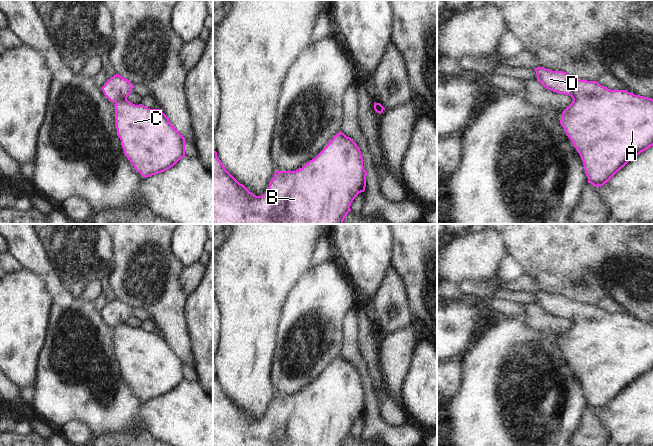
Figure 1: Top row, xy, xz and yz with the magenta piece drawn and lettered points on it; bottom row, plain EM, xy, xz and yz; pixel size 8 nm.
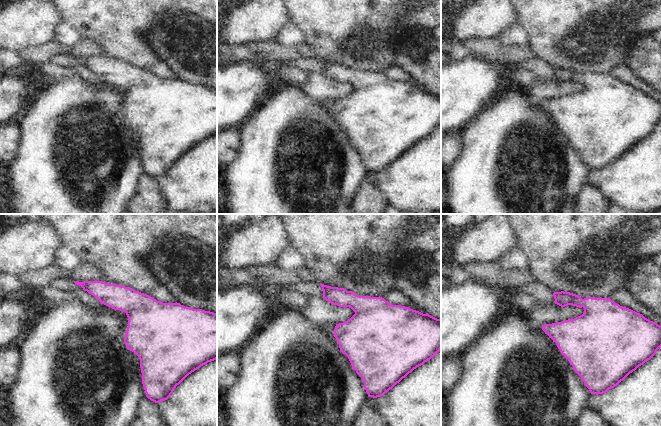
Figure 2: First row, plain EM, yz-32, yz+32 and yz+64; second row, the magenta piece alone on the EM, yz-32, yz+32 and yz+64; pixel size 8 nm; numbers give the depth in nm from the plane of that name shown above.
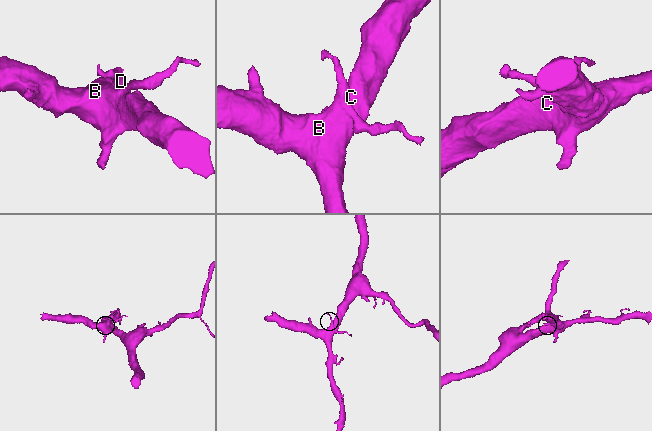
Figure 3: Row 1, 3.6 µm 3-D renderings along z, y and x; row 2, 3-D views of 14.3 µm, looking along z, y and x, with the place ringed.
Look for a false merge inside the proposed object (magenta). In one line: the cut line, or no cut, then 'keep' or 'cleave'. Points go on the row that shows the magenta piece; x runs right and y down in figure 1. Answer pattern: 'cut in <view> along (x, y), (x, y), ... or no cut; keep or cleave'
no cut; keep

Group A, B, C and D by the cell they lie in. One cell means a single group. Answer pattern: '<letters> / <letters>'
A B C D

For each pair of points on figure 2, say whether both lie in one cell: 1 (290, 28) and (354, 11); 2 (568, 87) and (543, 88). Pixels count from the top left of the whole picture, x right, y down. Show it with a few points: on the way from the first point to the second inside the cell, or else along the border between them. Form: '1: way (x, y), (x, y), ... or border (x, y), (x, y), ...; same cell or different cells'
1: border (290, 21), (301, 30), (306, 41); different cells
2: way (562, 88), (549, 88); same cell

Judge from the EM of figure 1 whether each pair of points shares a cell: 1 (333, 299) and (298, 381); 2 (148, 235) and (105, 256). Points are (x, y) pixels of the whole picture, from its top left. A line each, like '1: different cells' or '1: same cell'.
1: same cell
2: different cells

